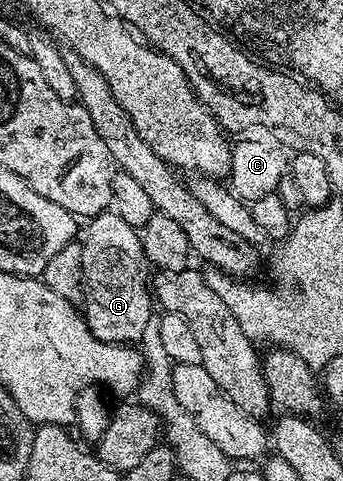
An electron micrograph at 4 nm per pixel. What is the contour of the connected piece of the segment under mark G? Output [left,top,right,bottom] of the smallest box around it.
[82,212,154,343]

